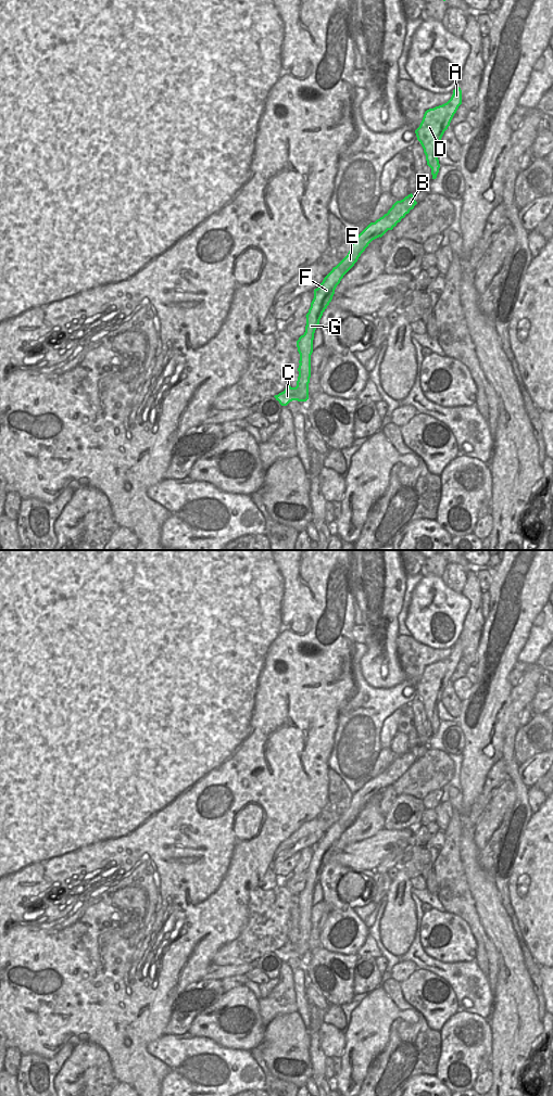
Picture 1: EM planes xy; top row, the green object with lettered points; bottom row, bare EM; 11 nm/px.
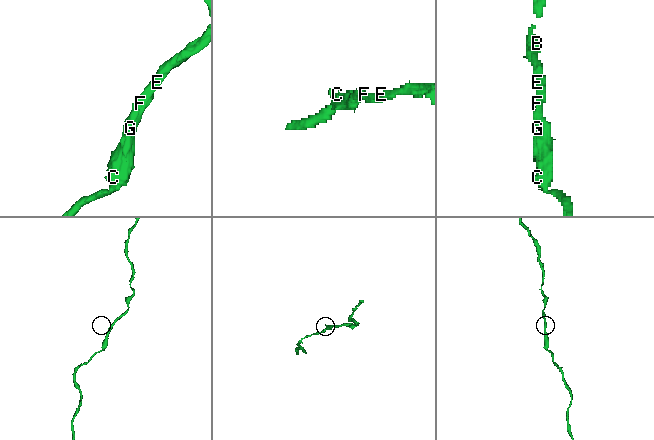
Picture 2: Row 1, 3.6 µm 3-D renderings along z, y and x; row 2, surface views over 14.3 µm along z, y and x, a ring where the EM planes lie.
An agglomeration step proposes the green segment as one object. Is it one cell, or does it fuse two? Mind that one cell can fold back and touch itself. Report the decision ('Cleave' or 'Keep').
Keep.

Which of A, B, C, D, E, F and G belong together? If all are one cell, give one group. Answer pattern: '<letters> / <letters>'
A B C D E F G

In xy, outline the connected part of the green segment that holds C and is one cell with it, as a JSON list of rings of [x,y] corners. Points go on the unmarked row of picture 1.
[[[409,750],[401,756],[397,756],[382,773],[370,778],[359,791],[352,795],[348,811],[324,833],[323,838],[314,845],[314,854],[306,869],[305,888],[297,896],[299,916],[299,932],[297,942],[288,941],[284,947],[275,951],[281,961],[287,961],[292,956],[306,957],[309,955],[309,939],[311,933],[311,910],[313,908],[313,895],[318,883],[323,868],[329,861],[337,841],[343,831],[354,821],[368,800],[381,793],[388,786],[392,786],[406,769],[417,760],[413,750]]]

